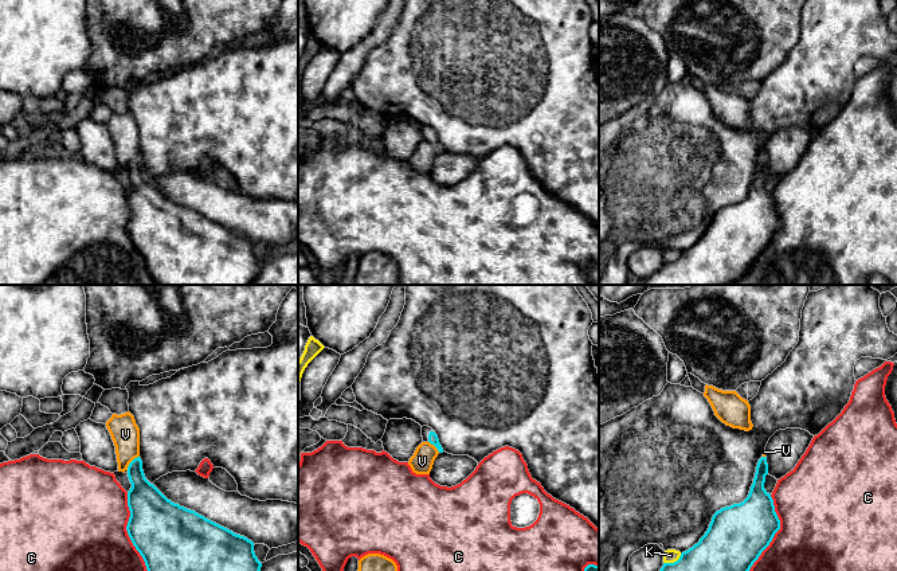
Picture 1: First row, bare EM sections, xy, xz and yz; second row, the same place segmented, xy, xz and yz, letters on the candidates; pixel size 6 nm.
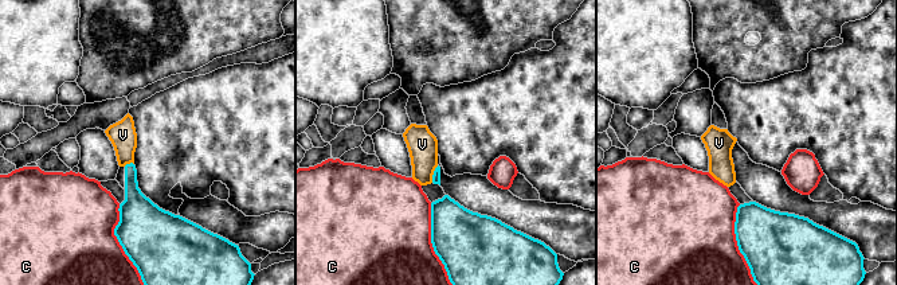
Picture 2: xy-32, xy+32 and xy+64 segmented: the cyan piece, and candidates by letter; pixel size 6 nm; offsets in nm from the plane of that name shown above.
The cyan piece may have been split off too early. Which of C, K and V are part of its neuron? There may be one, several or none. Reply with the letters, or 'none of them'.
none of them

